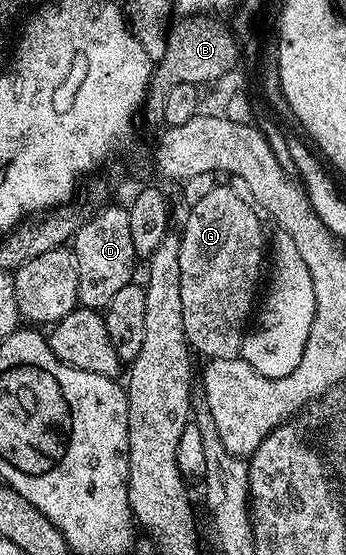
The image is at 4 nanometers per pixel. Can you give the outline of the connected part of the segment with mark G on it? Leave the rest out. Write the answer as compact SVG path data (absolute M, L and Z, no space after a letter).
M219 185L216 189L201 194L196 199L195 206L187 213L187 222L184 223L183 229L181 228L179 239L181 315L185 323L187 343L198 356L200 353L203 359L213 361L240 356L244 348L245 326L256 304L254 293L259 285L259 268L263 265L263 257L265 261L265 237L263 241L263 225L259 222L260 214L253 208L252 202L238 188L236 189Z

